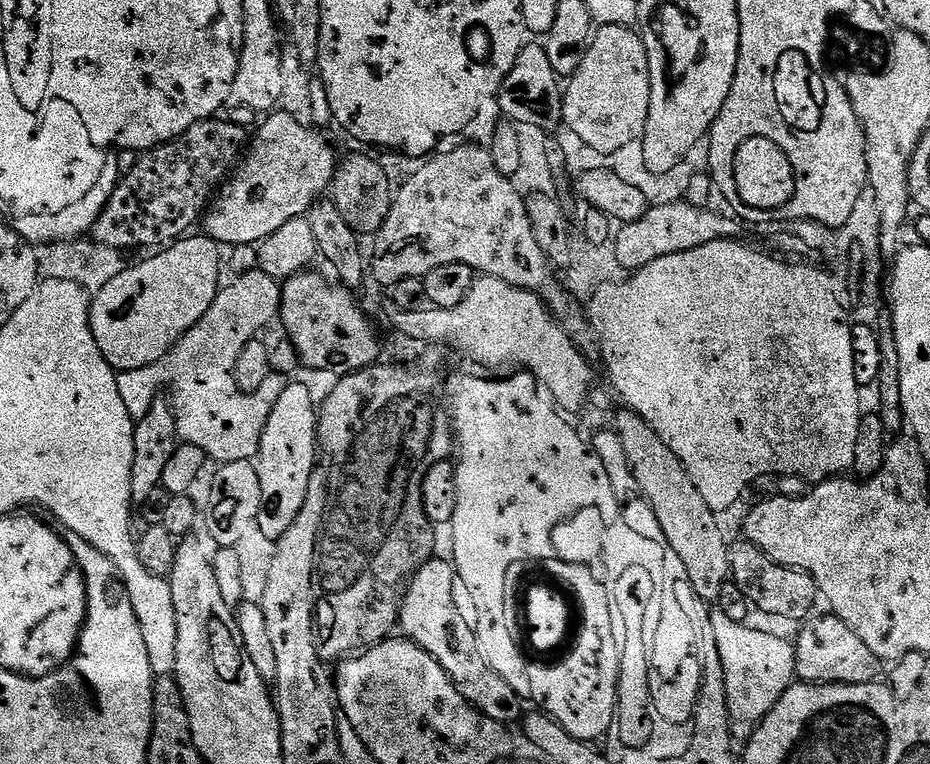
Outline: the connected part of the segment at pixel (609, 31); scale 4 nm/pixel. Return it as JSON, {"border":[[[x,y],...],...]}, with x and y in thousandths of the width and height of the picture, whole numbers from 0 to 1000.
{"border":[[[644,33],[640,38],[637,56],[632,59],[632,69],[626,86],[610,106],[605,122],[605,161],[611,161],[614,177],[632,183],[644,196],[659,195],[665,200],[678,195],[680,188],[691,179],[692,169],[698,166],[694,147],[699,145],[699,86],[695,60],[687,41],[675,34]]]}

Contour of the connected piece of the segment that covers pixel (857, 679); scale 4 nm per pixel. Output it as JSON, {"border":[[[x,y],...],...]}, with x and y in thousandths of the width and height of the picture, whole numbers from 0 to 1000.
{"border":[[[897,804],[889,805],[883,812],[866,815],[860,834],[855,834],[857,886],[867,895],[937,895],[945,891],[948,866],[940,851],[935,851],[910,814]]]}

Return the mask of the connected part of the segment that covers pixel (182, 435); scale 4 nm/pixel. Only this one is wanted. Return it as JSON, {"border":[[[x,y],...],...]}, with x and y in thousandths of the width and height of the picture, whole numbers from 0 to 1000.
{"border":[[[323,284],[320,287],[314,287],[312,291],[308,291],[303,300],[297,301],[295,306],[285,313],[277,325],[276,331],[276,347],[278,353],[273,356],[265,356],[253,363],[254,368],[251,372],[242,370],[240,376],[235,378],[230,390],[230,395],[226,401],[226,406],[222,406],[222,411],[214,419],[211,425],[204,431],[195,445],[185,454],[185,457],[176,465],[176,467],[170,474],[166,474],[161,479],[153,479],[148,484],[135,484],[134,487],[126,487],[127,495],[127,516],[131,516],[131,526],[135,526],[135,537],[143,547],[149,547],[157,542],[157,537],[161,537],[161,531],[169,527],[171,516],[175,508],[182,508],[185,512],[185,520],[183,520],[184,527],[187,530],[187,538],[189,542],[189,568],[190,572],[199,581],[208,581],[217,589],[225,603],[230,605],[233,602],[233,609],[246,607],[247,605],[256,605],[257,602],[270,602],[274,603],[280,594],[280,580],[282,579],[282,563],[286,563],[286,552],[290,547],[290,537],[295,537],[295,526],[299,526],[299,521],[303,521],[303,510],[308,510],[308,505],[311,499],[305,495],[292,495],[283,500],[282,508],[271,517],[267,517],[257,509],[256,500],[253,499],[253,479],[256,478],[257,465],[260,463],[261,454],[269,446],[276,444],[281,438],[280,433],[291,421],[292,418],[297,419],[302,412],[302,378],[303,368],[311,365],[313,361],[326,357],[332,348],[330,348],[338,338],[341,339],[343,331],[343,319],[341,313],[338,312],[338,304],[333,298],[330,284]]]}

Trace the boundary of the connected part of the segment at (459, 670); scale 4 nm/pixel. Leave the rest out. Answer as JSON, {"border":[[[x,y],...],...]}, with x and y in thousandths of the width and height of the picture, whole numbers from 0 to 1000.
{"border":[[[468,732],[459,733],[444,754],[443,763],[439,767],[439,775],[434,780],[434,792],[430,795],[429,826],[438,836],[444,838],[454,851],[460,852],[478,874],[480,882],[490,894],[491,903],[518,936],[541,945],[549,945],[548,942],[555,941],[558,944],[561,937],[561,931],[559,932],[561,915],[554,906],[553,898],[548,898],[548,893],[544,893],[544,887],[540,887],[540,882],[535,882],[535,877],[526,872],[523,861],[516,864],[516,859],[512,859],[512,843],[508,843],[508,827],[503,827],[503,822],[499,822],[499,812],[495,812],[490,796],[486,796],[486,780],[482,780],[482,770],[491,763],[491,759],[491,754],[486,746],[475,741]]]}

